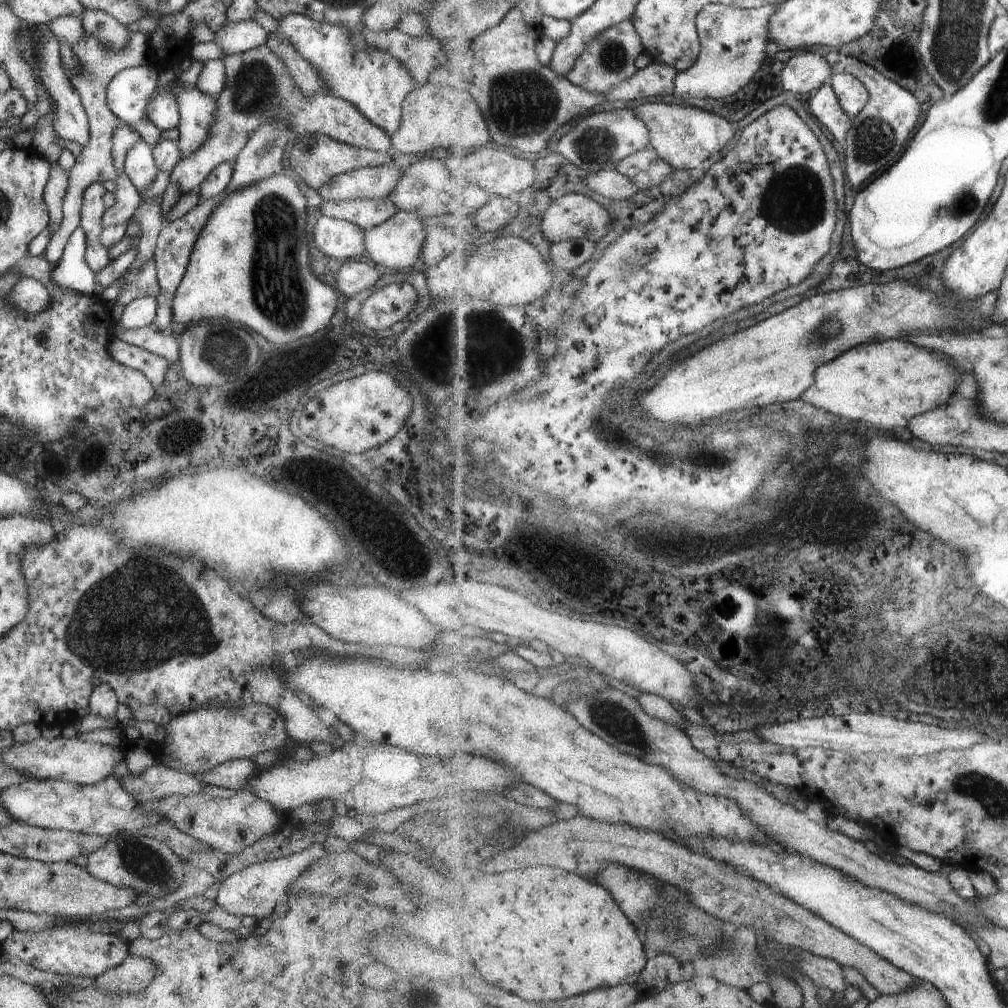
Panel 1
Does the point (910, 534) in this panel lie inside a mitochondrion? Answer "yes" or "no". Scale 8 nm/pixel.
no

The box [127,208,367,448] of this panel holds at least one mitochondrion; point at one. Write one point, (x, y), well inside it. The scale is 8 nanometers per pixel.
(214, 346)

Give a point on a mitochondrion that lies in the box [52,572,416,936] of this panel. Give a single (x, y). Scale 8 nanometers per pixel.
(140, 860)

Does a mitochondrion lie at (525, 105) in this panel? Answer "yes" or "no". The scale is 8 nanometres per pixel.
yes

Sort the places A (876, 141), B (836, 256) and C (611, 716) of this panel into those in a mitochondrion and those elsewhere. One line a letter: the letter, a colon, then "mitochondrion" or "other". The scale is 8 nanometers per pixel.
A: mitochondrion
B: other
C: mitochondrion

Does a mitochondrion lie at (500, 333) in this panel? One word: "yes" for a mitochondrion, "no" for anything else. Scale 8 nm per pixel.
yes

